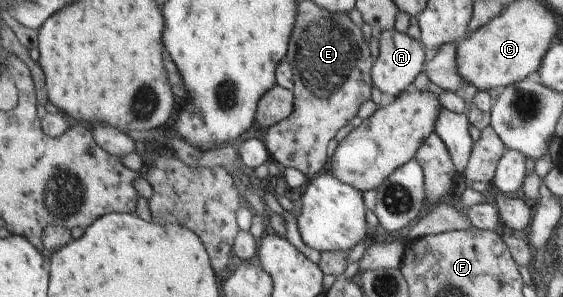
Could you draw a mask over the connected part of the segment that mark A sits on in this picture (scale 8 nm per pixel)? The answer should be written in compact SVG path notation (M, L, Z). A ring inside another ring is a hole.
M386 30L380 34L380 45L377 49L377 59L373 68L373 83L391 99L397 98L412 89L414 80L425 72L428 64L427 50L421 40L414 40L410 34L398 30Z

